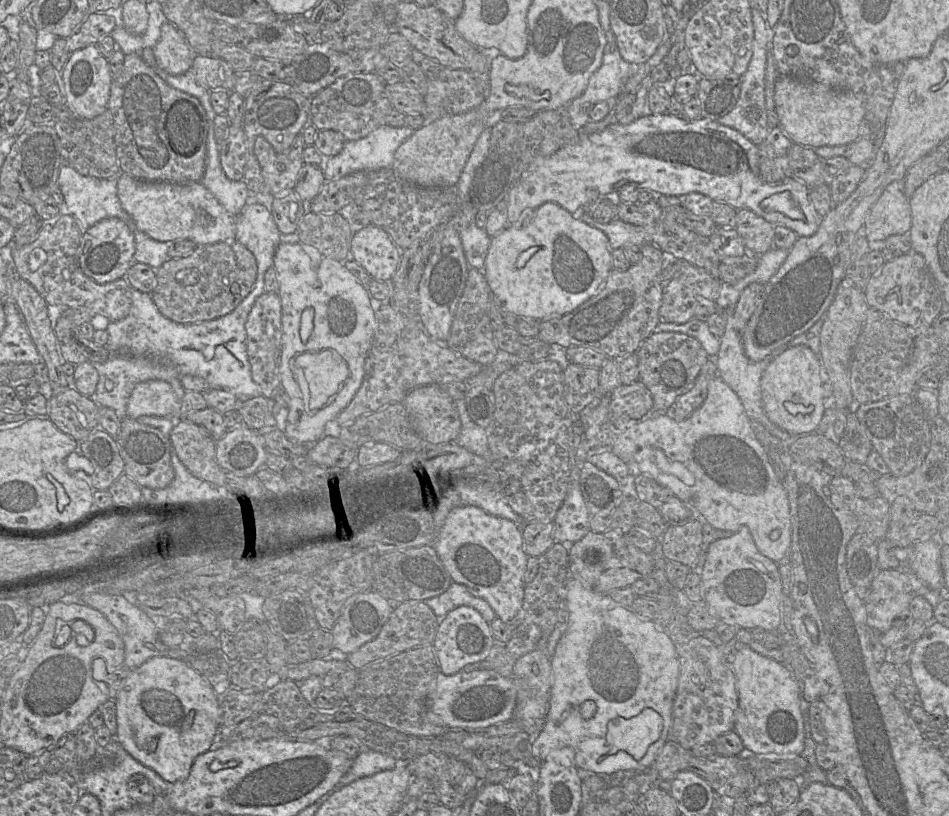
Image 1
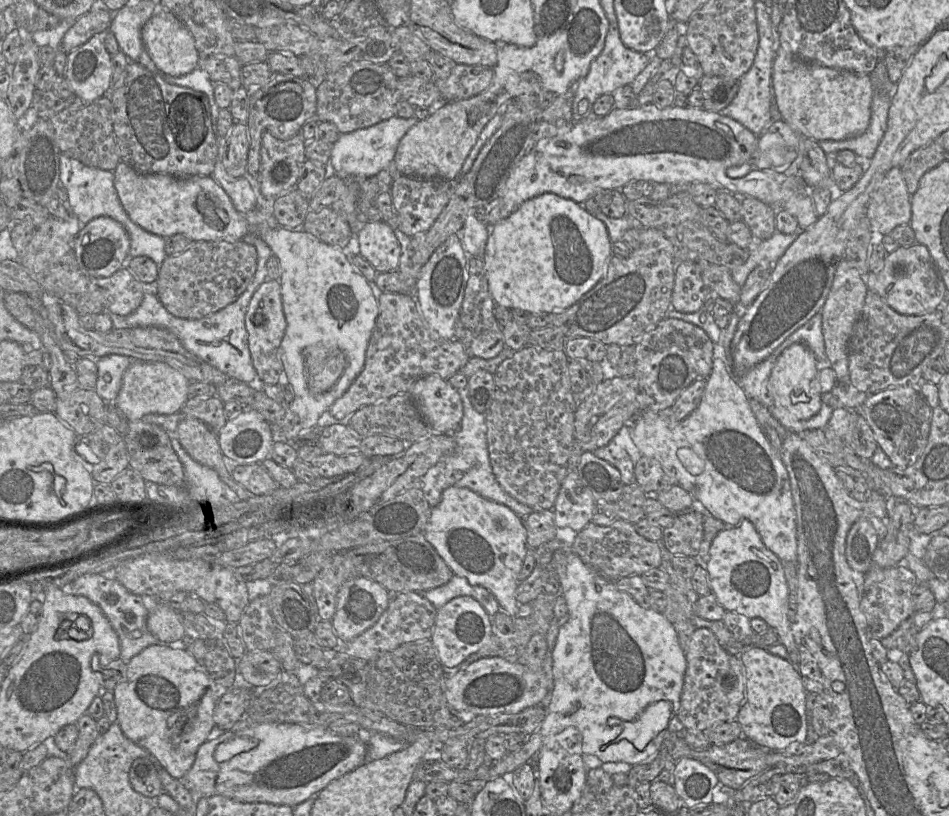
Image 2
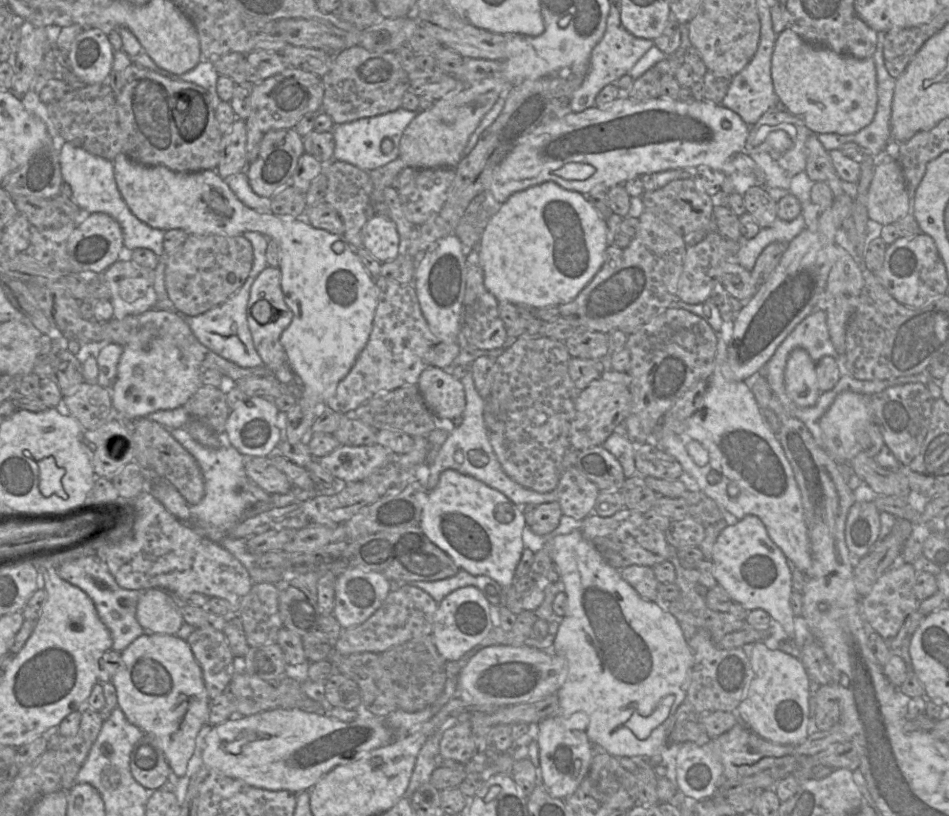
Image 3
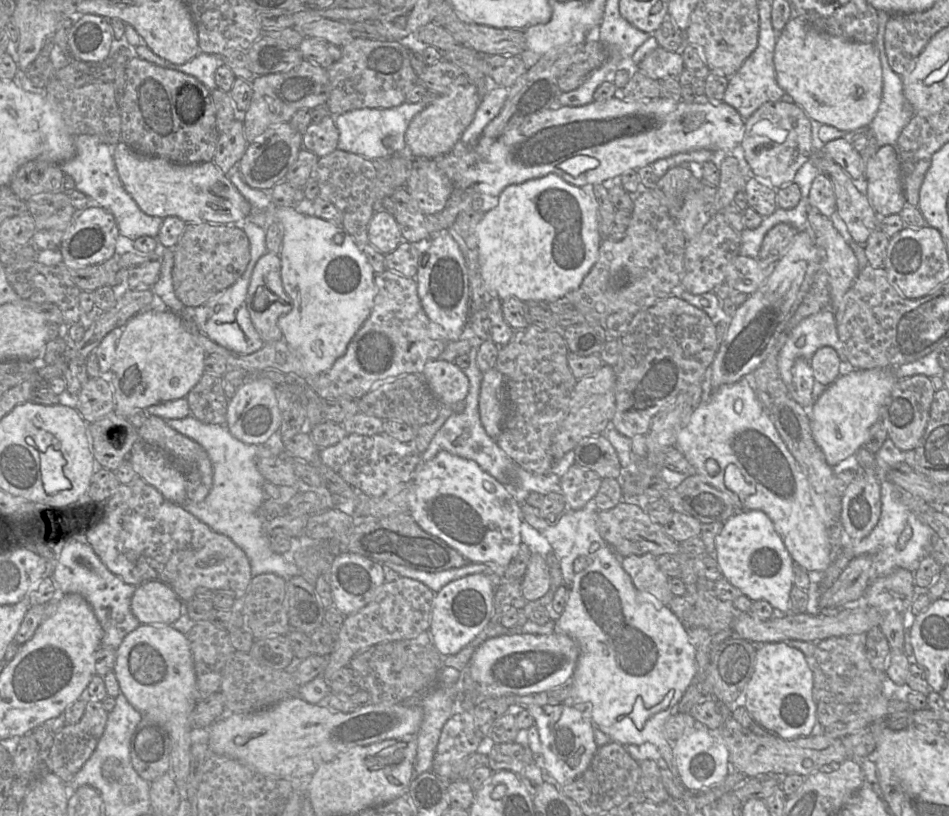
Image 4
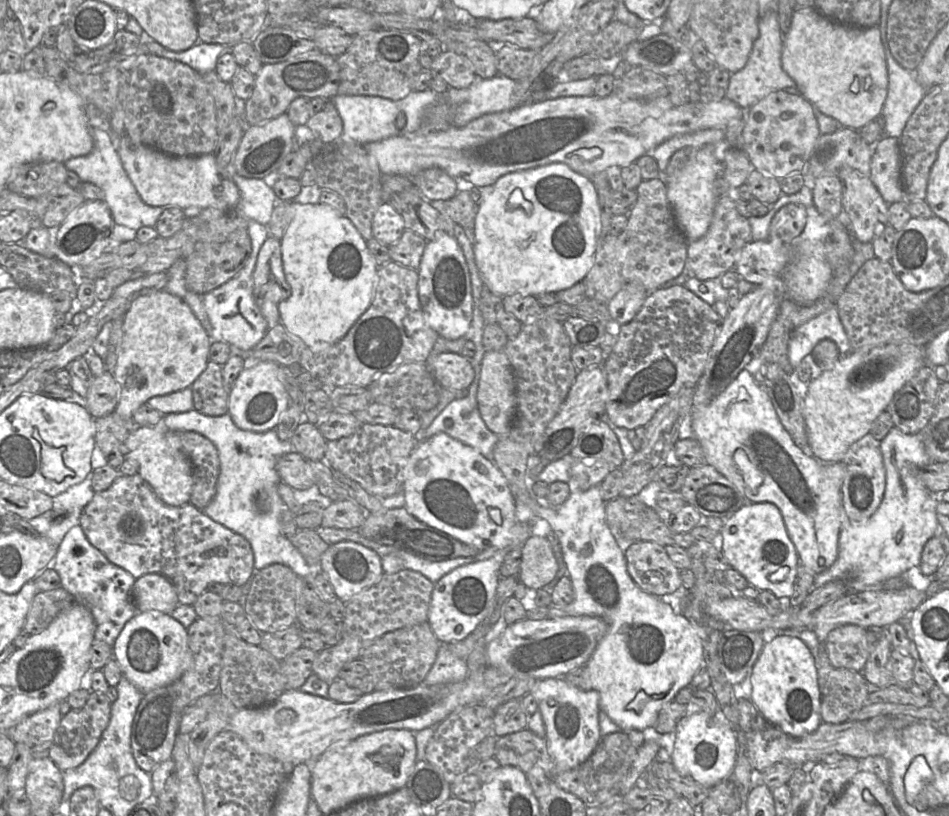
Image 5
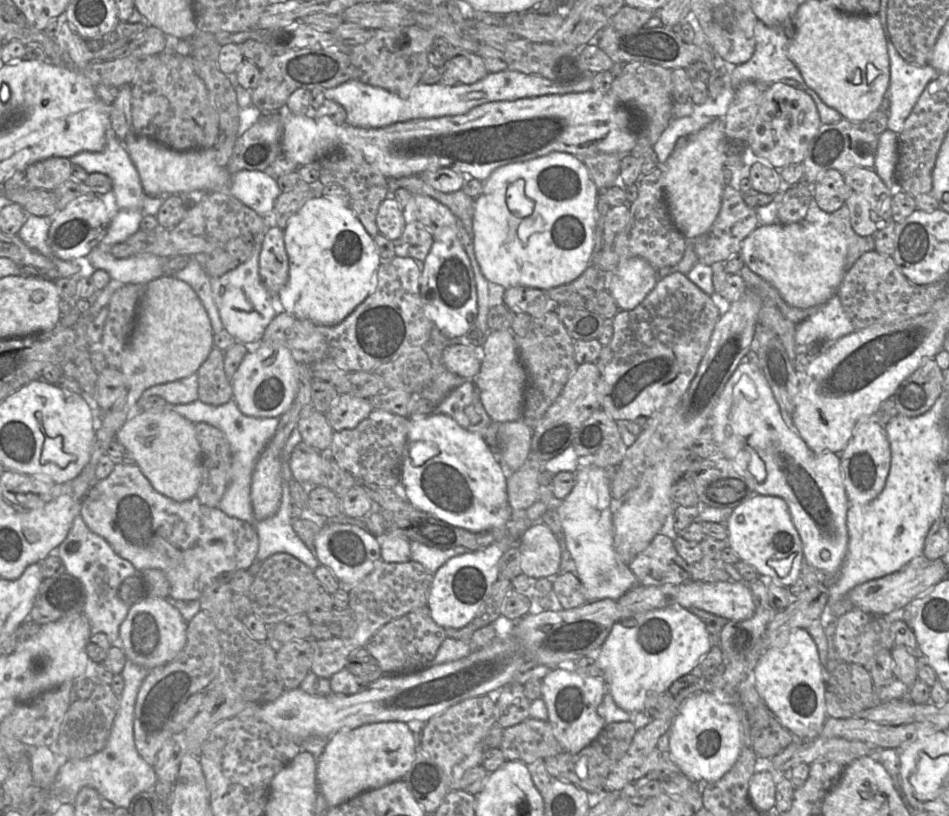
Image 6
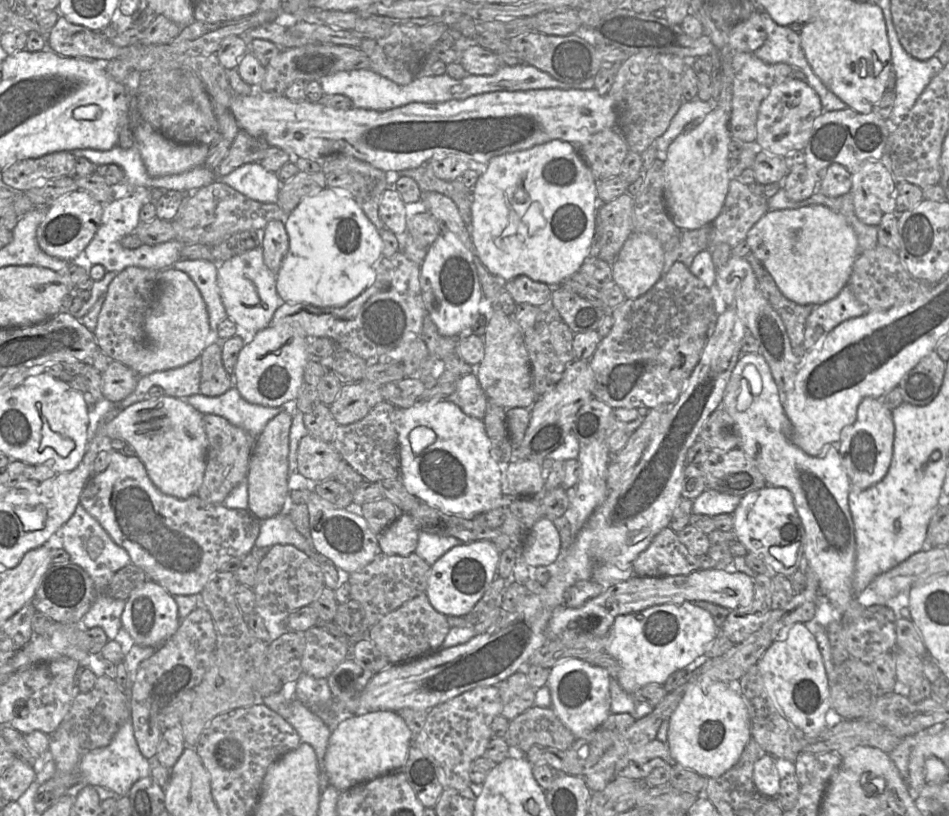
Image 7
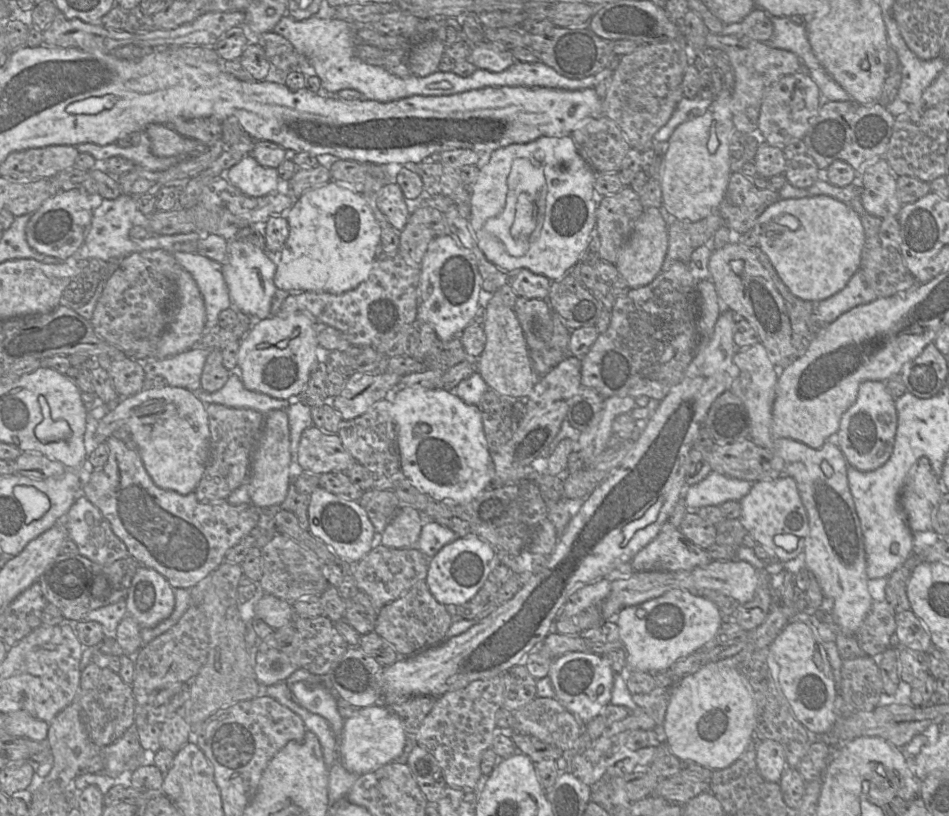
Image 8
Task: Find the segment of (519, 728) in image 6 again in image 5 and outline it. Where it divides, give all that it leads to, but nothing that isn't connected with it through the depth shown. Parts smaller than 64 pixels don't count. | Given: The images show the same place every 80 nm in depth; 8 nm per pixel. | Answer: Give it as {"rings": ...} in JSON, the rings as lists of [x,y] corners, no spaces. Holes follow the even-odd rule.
{"rings":[[[528,728],[498,737],[494,757],[500,766],[515,766],[524,773],[535,764],[542,767],[552,780],[552,776],[557,773],[545,737],[537,736]]]}

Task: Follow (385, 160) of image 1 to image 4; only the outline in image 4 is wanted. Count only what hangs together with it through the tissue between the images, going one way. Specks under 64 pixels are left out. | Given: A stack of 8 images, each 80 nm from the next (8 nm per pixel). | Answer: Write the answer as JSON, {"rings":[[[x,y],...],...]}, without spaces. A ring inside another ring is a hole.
{"rings":[[[424,101],[404,102],[392,108],[362,108],[333,115],[339,130],[338,149],[361,155],[372,161],[387,159],[406,149],[405,132],[412,119],[427,106]],[[394,137],[393,147],[386,148],[384,138]]]}

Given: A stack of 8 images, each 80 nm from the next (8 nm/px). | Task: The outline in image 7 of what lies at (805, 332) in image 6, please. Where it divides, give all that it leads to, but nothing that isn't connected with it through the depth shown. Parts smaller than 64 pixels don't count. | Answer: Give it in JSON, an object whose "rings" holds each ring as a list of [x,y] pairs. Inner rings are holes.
{"rings":[[[845,286],[833,299],[819,305],[808,316],[806,327],[822,327],[824,333],[833,330],[840,323],[861,316],[867,312],[867,307],[861,304]]]}

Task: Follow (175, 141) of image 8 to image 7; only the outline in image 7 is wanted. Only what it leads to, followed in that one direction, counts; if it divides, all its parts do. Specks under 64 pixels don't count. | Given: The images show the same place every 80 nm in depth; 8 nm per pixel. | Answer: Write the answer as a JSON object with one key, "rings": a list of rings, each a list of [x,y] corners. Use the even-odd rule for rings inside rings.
{"rings":[[[142,120],[134,128],[138,147],[150,177],[164,177],[187,172],[204,166],[210,146],[193,143],[176,143]]]}

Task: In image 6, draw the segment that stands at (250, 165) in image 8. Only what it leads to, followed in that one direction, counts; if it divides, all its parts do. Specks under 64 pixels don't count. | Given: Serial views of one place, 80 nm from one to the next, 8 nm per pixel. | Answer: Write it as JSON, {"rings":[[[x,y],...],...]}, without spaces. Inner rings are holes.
{"rings":[[[242,170],[231,174],[231,194],[243,204],[253,209],[261,217],[266,217],[273,211],[275,201],[281,195],[277,184],[277,178],[267,174],[265,171]]]}

